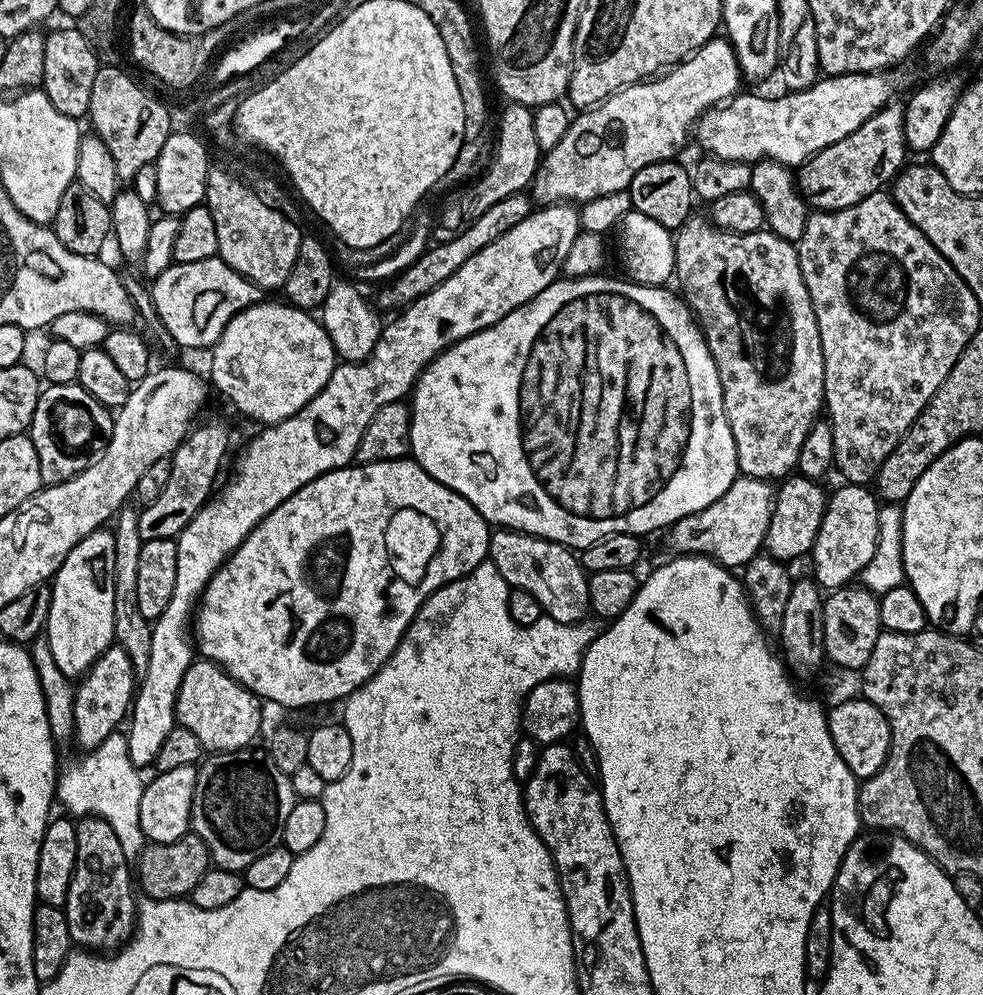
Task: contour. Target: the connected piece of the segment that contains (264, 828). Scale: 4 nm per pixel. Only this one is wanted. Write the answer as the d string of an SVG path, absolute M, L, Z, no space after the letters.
M256 747L209 755L199 765L196 774L191 831L202 838L202 842L206 842L211 863L231 872L243 873L244 868L254 862L254 858L266 854L266 850L281 847L286 817L290 815L290 810L294 810L297 801L291 776L274 766L263 747Z

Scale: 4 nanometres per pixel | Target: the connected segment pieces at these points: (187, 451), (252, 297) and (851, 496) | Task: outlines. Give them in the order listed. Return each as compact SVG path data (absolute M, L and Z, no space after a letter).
M218 421L209 424L197 423L189 432L188 437L176 447L170 459L170 478L166 487L154 502L143 505L139 509L138 534L144 540L158 538L173 539L180 535L180 531L198 514L198 510L213 495L217 487L216 475L224 464L224 455L228 452L228 428Z
M218 255L202 258L202 262L172 263L151 281L150 291L154 310L158 310L158 316L168 331L168 340L184 348L205 350L218 342L235 315L262 300L262 289L231 269Z
M844 482L841 485L841 488L831 489L828 505L822 514L822 526L818 526L810 553L811 575L824 590L851 585L870 562L870 558L874 558L878 546L878 514L882 504L875 491L862 484Z

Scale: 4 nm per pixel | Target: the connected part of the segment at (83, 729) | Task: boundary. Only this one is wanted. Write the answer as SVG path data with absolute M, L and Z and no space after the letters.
M113 642L79 677L77 684L80 685L76 688L76 701L72 704L72 724L76 727L76 740L81 744L81 749L91 750L125 723L136 695L138 673L130 662L130 654Z

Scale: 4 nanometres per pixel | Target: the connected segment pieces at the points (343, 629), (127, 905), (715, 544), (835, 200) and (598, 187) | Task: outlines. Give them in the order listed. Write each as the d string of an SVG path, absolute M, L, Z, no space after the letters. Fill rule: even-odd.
M411 458L402 460L374 460L361 463L359 466L336 468L333 472L322 474L318 478L314 478L314 482L302 486L302 490L298 490L293 496L286 498L286 502L282 502L282 506L278 506L266 518L262 518L262 522L258 522L258 526L254 526L254 530L248 535L246 540L242 542L242 546L238 546L236 553L212 576L212 580L208 583L207 588L205 588L203 596L199 597L198 611L194 616L195 647L203 659L212 660L216 664L219 664L220 667L230 673L239 684L246 686L255 696L260 697L261 701L268 703L269 700L270 703L281 704L284 708L308 708L311 704L328 704L331 700L337 700L337 702L343 701L354 689L363 686L383 664L388 663L388 659L394 654L397 646L399 646L401 638L406 634L410 622L418 614L420 607L422 607L440 587L444 584L451 584L453 580L460 580L462 577L470 575L479 564L485 563L485 561L489 559L489 539L490 525L488 521L485 520L484 515L480 513L469 500L462 498L454 490L447 488L442 482L438 482L426 469Z
M82 816L75 821L75 826L78 850L74 862L74 874L70 878L70 890L66 894L63 906L70 926L70 938L73 945L81 949L91 950L97 954L108 954L123 948L136 931L138 896L134 891L134 872L130 867L130 857L122 850L122 842L118 842L118 834L114 834L110 822L98 816Z
M737 475L730 490L726 490L722 498L671 525L666 532L668 544L676 554L707 556L709 560L715 560L729 570L743 569L744 564L764 548L766 530L772 517L773 499L774 488L769 481Z
M889 102L854 134L846 134L834 146L826 146L817 156L811 156L798 169L800 192L813 209L821 212L836 212L846 206L862 202L871 192L881 191L895 181L898 173L905 167L904 152L904 104ZM885 184L885 185L884 185Z
M713 38L707 40L687 60L681 60L663 74L632 84L621 92L607 96L595 108L581 111L573 119L566 134L562 134L562 142L541 155L540 164L536 167L536 177L530 185L533 201L540 206L561 202L575 202L582 206L588 200L625 191L634 174L642 170L642 166L673 159L677 155L675 152L687 142L688 136L690 140L690 133L700 117L709 108L731 100L741 91L740 80L742 81L740 63L736 60L731 44L727 39Z

